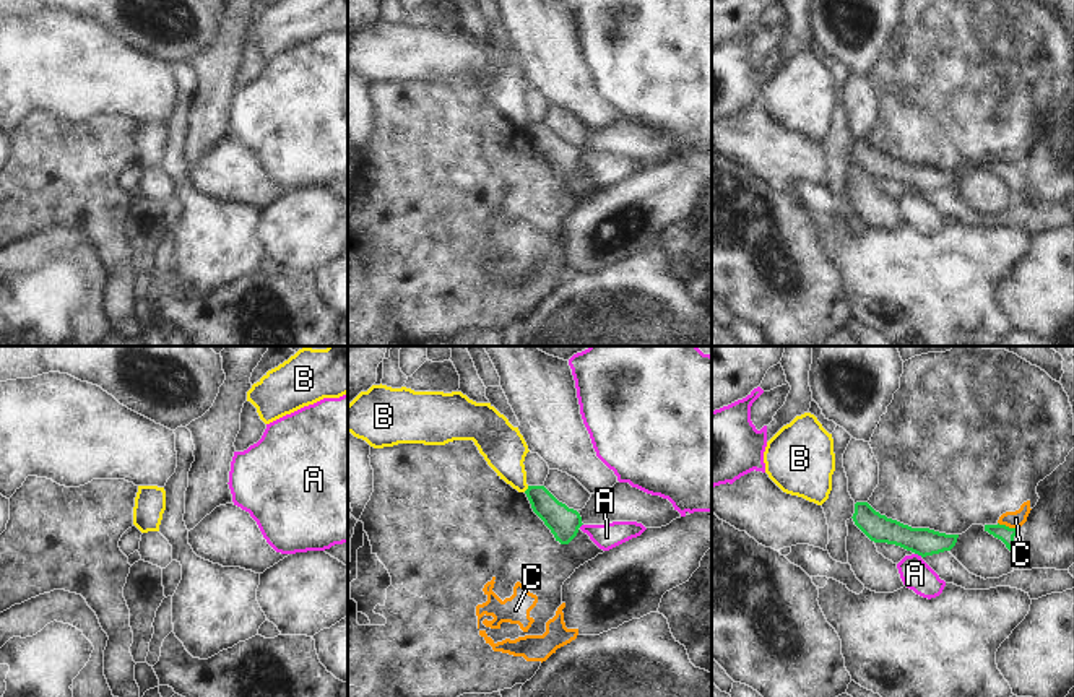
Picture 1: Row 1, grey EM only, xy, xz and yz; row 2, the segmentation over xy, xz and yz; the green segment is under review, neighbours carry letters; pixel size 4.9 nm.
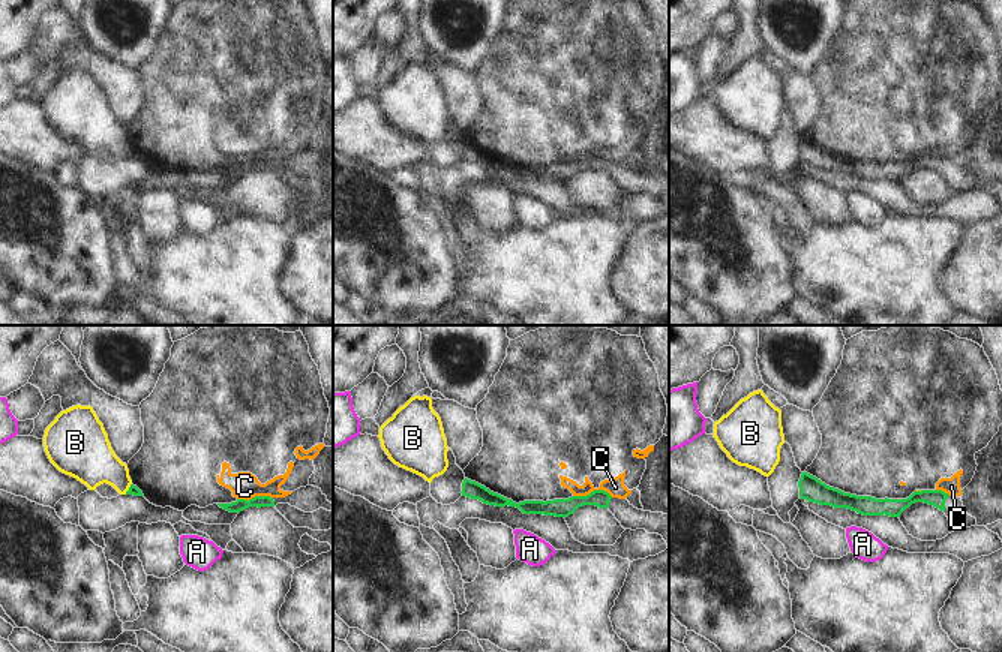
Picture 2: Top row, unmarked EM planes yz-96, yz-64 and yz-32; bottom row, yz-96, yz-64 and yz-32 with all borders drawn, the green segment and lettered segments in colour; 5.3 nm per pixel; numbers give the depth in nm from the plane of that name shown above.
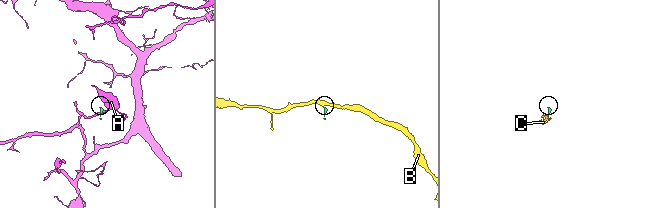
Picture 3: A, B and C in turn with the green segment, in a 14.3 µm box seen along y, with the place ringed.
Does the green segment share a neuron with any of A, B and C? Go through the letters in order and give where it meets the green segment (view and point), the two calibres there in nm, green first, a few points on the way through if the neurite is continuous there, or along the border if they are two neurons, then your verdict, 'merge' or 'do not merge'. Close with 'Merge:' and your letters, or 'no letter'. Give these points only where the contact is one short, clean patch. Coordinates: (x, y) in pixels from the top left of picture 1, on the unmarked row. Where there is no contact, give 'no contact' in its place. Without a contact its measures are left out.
A: yz (918, 190) | 140/150 nm | along yz (915, 189), (922, 192) | do not merge
B: xz (527, 125) | 150/220 nm | along xz (528, 122), (524, 127) | do not merge
C: yz (1008, 163) | 80/80 nm | along yz (998, 158), (1019, 164) | do not merge
Merge: no letter

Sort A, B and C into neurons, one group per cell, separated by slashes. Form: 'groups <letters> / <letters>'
groups A / B / C

